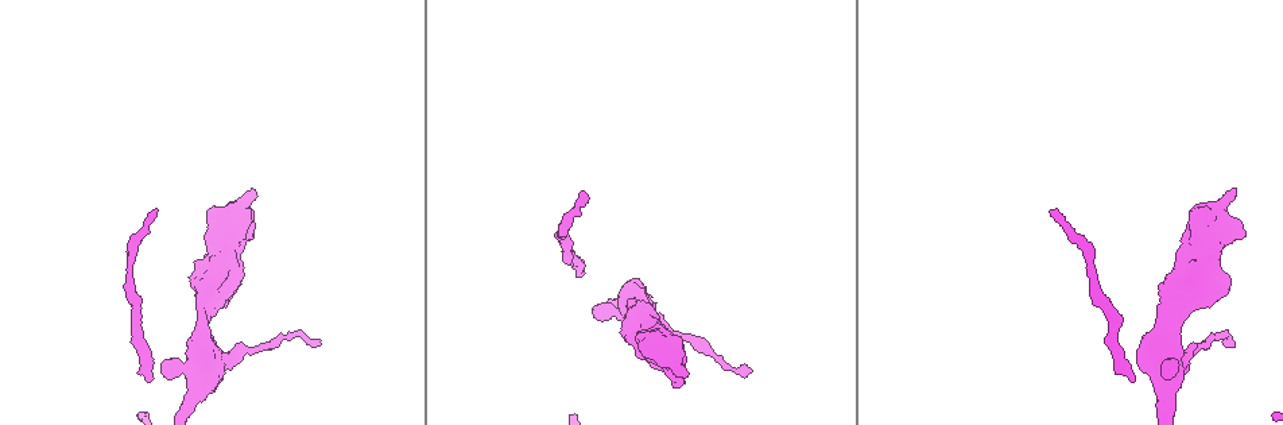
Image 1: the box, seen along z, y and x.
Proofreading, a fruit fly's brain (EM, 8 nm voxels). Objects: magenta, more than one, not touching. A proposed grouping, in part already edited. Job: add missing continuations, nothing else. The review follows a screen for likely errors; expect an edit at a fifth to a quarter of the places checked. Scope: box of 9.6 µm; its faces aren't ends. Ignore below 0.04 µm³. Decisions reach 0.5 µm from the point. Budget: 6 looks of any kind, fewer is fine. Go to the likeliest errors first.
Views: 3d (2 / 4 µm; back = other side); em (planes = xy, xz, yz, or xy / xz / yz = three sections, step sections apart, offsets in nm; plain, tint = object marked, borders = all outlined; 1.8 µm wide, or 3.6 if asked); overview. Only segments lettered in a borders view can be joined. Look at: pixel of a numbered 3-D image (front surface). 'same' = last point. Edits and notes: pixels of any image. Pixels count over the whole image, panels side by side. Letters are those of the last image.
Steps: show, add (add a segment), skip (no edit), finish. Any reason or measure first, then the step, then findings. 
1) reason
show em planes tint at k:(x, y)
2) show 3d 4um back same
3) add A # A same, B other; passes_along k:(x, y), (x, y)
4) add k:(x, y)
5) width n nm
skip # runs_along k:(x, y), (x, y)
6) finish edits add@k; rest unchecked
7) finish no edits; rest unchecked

show 3d 4um at 1:(588, 200)

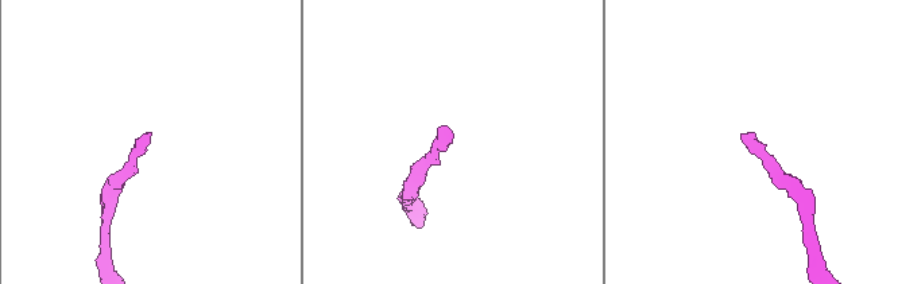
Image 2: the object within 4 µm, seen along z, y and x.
shape alone is not enough
show em planes borders at 2:(453, 134)

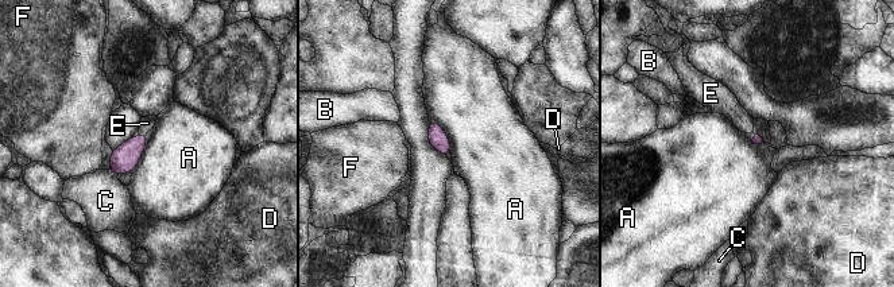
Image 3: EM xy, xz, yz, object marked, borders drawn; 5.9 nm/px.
add E # A other, B other, C other, D other, E same, F other; passes_along 3:(124, 158), (142, 134), (147, 123); the neuron continues

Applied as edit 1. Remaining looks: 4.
redraw
show overview

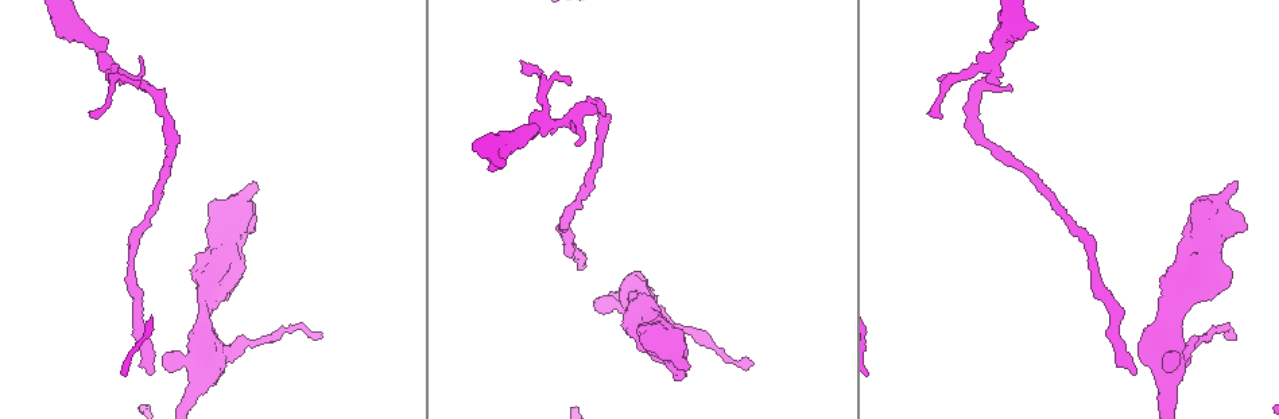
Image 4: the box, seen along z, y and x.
long arm stops here
show em planes borders at 4:(153, 369)

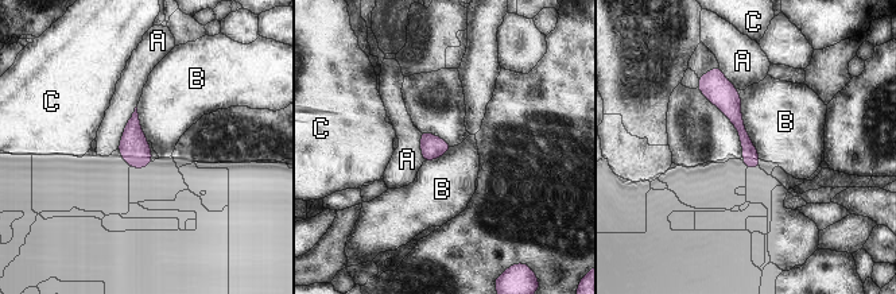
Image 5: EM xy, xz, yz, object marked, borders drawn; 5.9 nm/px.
width 110 nm
skip # A other, B other, C other; runs_along 5:(718, 70), (718, 89), (755, 165); no lettered segment goes on from it

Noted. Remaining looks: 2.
branch stops here
show em planes plain at 4:(926, 114)

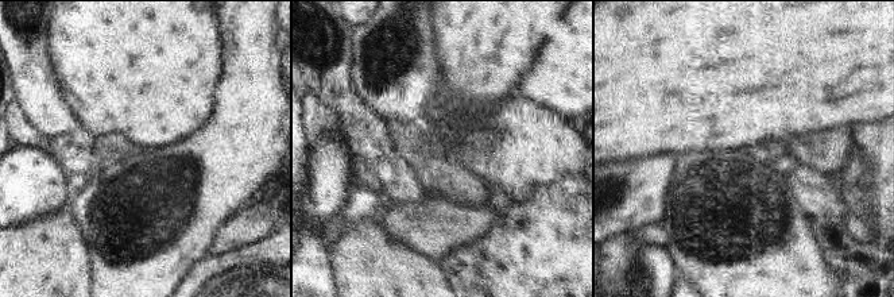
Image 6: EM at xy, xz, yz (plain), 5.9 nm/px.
see the neighbours
show em planes borders same

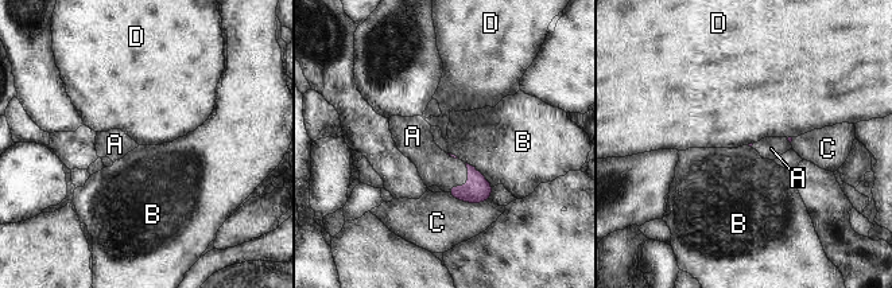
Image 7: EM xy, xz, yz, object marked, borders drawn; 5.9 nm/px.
add A # A same, B other, C other, D other; passes_along 7:(479, 190), (468, 183), (435, 167); it goes on there

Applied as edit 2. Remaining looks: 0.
finish edits add@3, add@7; rest unchecked

